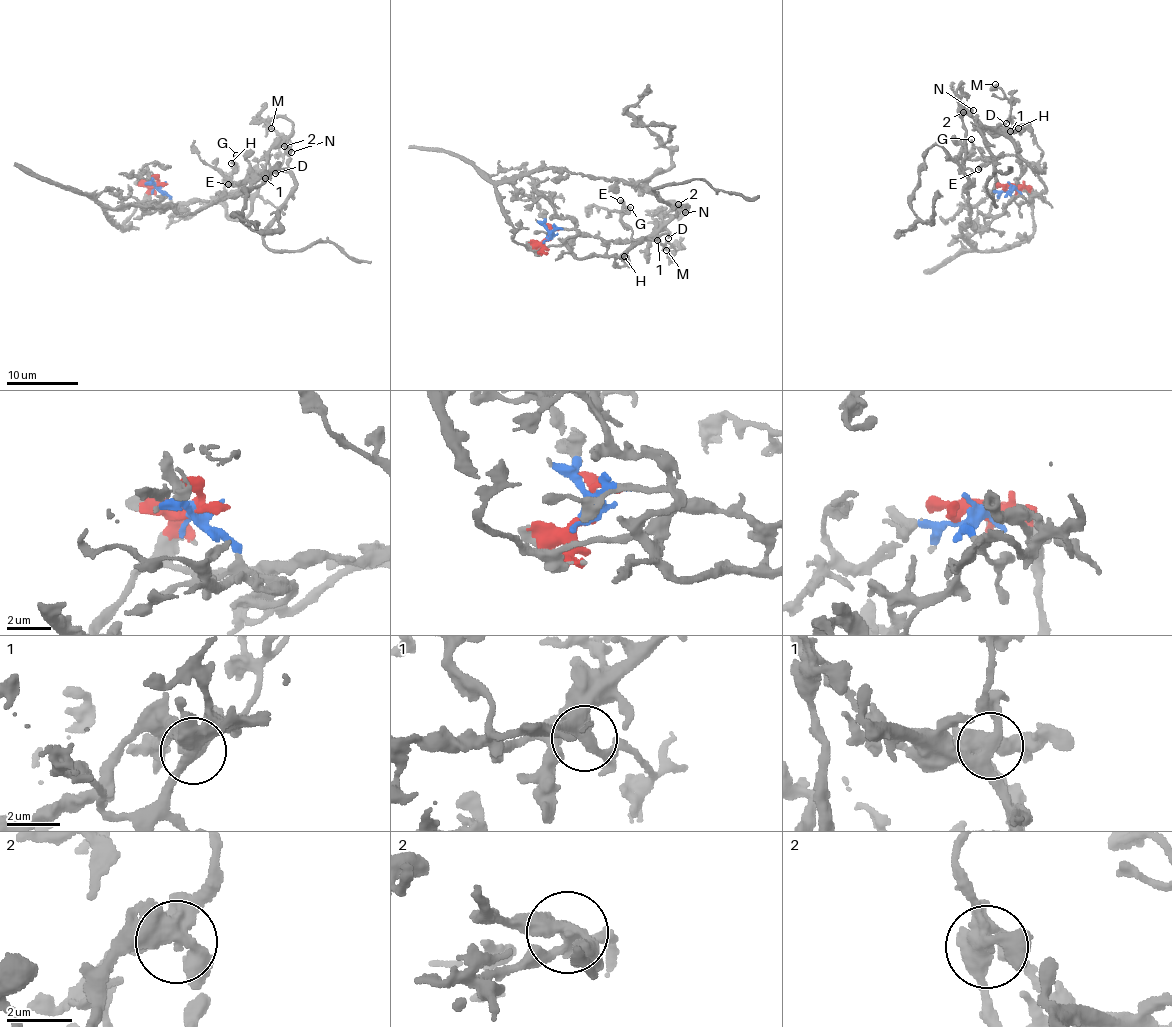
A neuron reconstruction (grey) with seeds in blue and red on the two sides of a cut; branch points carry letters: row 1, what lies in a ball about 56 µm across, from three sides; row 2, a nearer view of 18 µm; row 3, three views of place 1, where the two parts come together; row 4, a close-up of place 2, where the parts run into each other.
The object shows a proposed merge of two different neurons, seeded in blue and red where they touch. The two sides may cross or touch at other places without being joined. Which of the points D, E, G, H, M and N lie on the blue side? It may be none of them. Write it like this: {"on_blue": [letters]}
{"on_blue": ["D", "E", "G", "H", "M"]}

